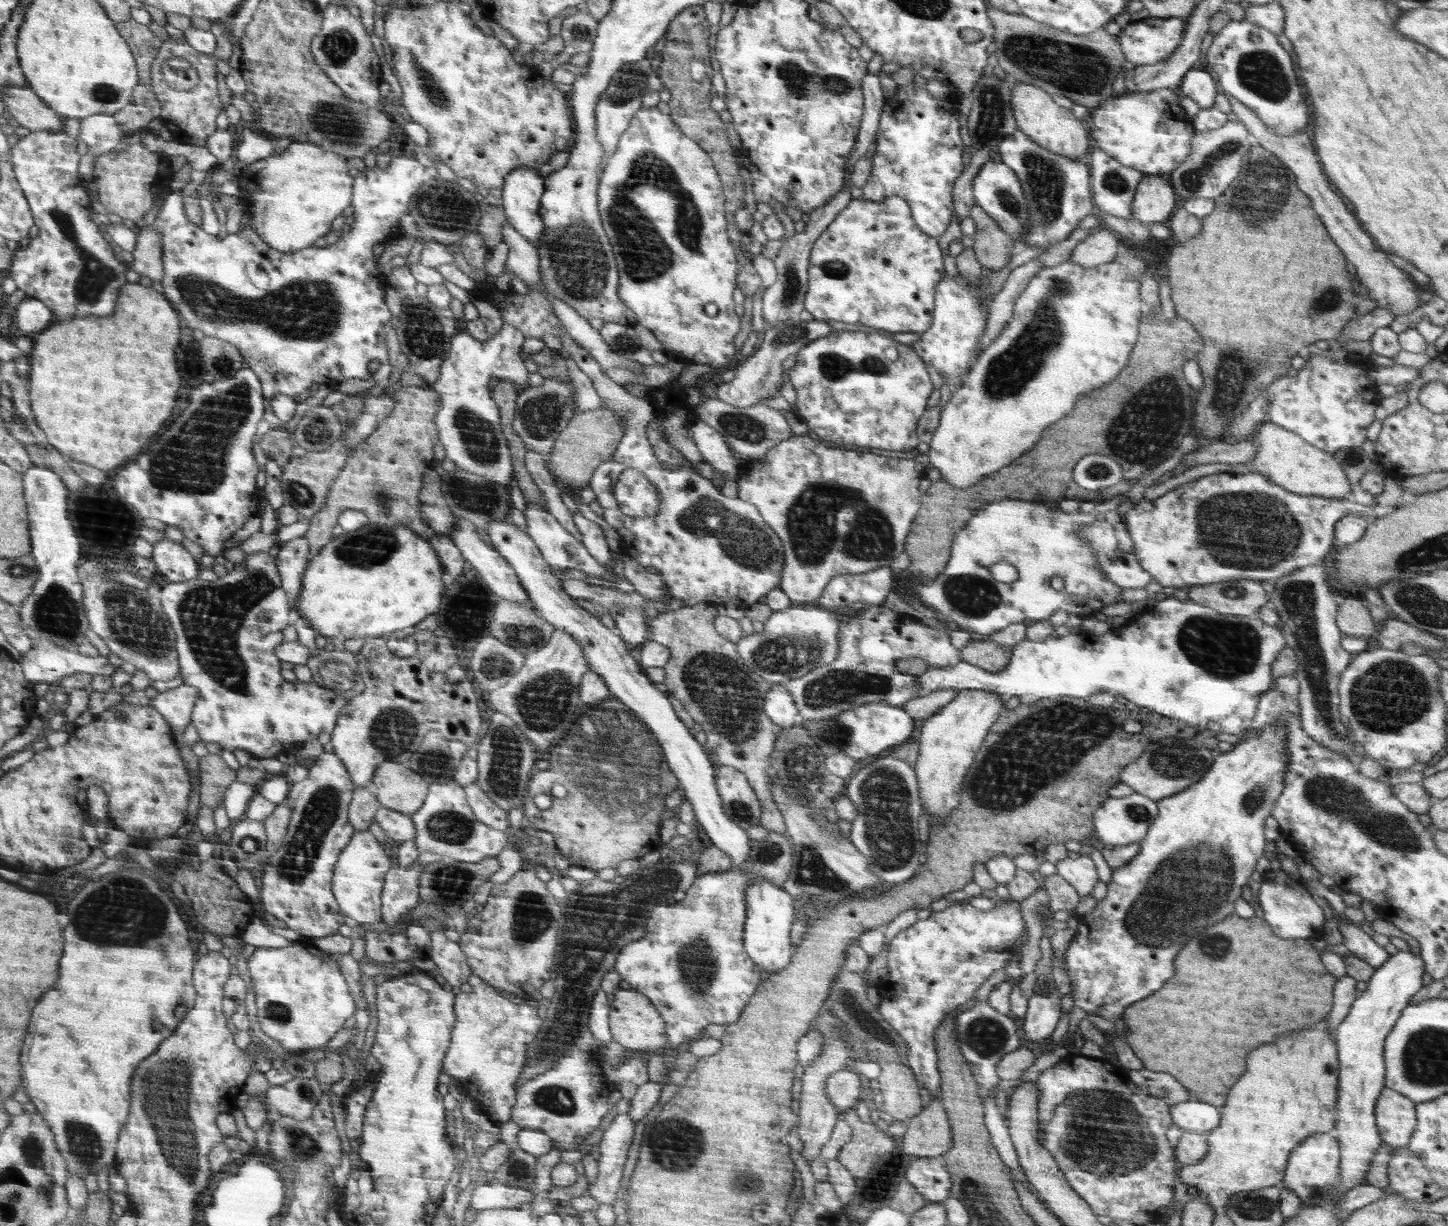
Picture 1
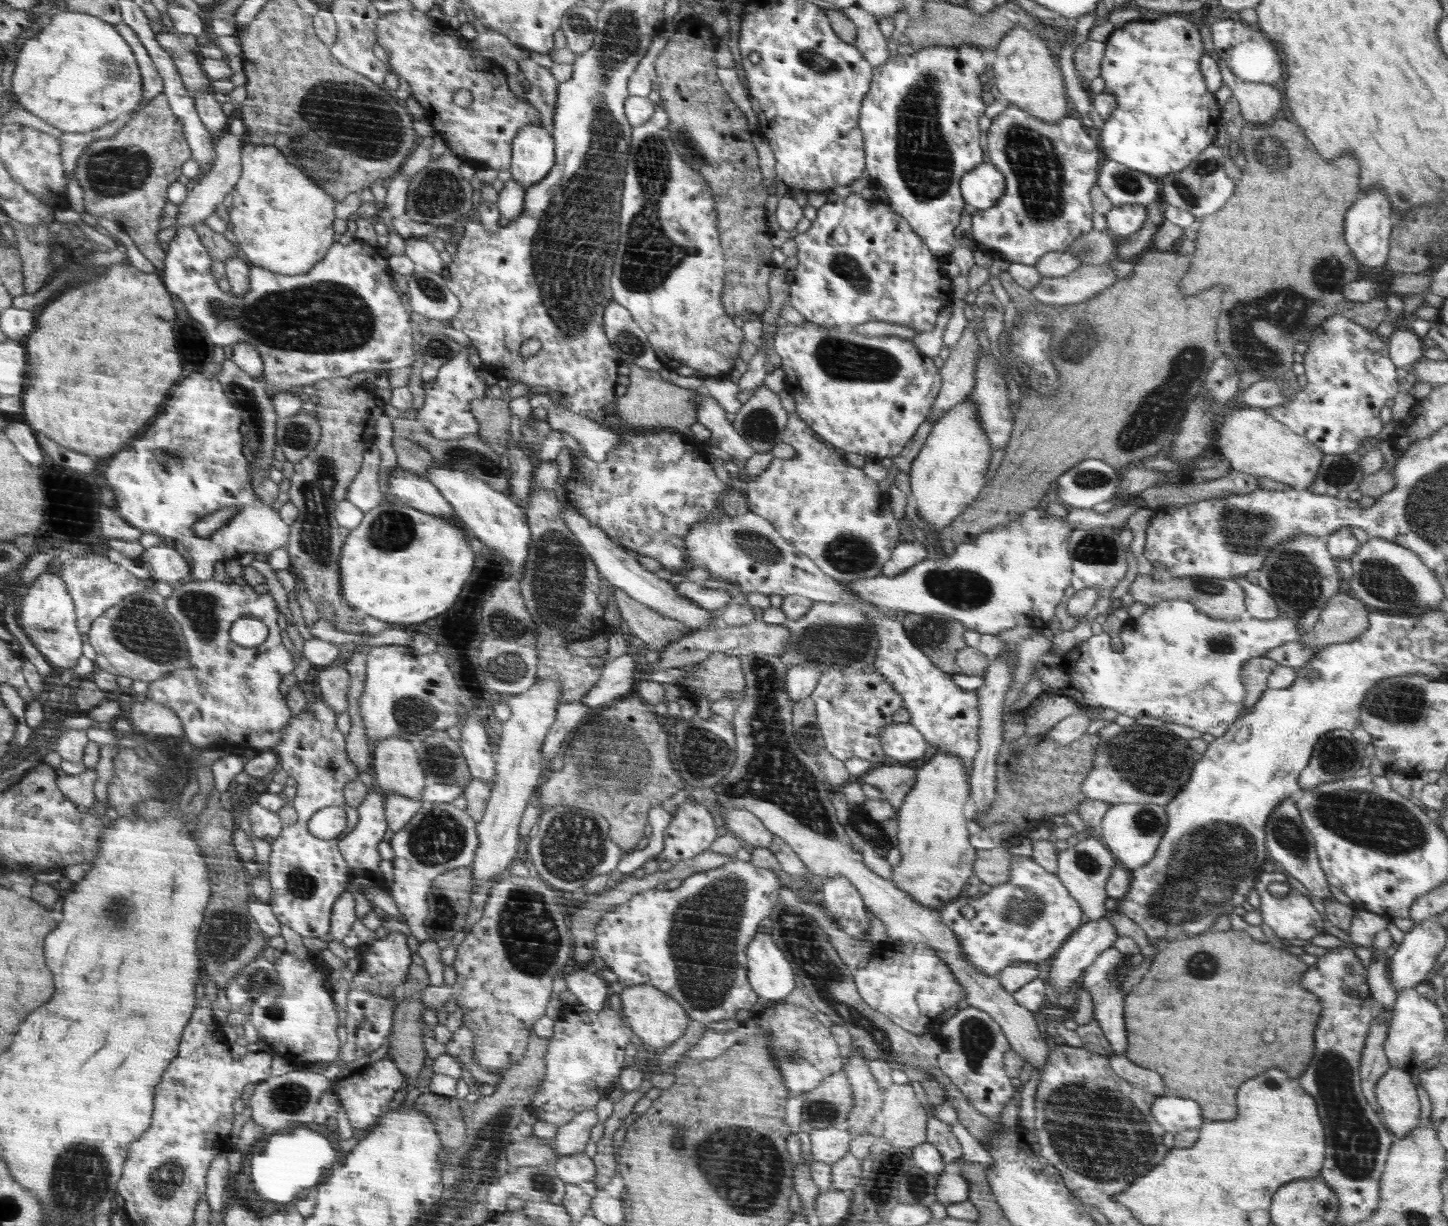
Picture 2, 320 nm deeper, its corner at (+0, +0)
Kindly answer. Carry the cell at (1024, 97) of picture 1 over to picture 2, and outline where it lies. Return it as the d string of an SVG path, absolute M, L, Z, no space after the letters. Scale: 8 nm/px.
M1016 25L1008 32L996 48L996 62L993 65L993 82L1002 97L1012 105L1032 113L1037 119L1053 123L1066 118L1066 94L1060 70L1051 56L1051 49L1040 36L1030 32L1024 25Z

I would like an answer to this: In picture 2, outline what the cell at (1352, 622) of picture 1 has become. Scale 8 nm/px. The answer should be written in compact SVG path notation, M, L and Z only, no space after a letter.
M1338 592L1327 600L1313 628L1300 636L1300 639L1306 646L1323 648L1353 641L1368 625L1369 612L1364 603Z

